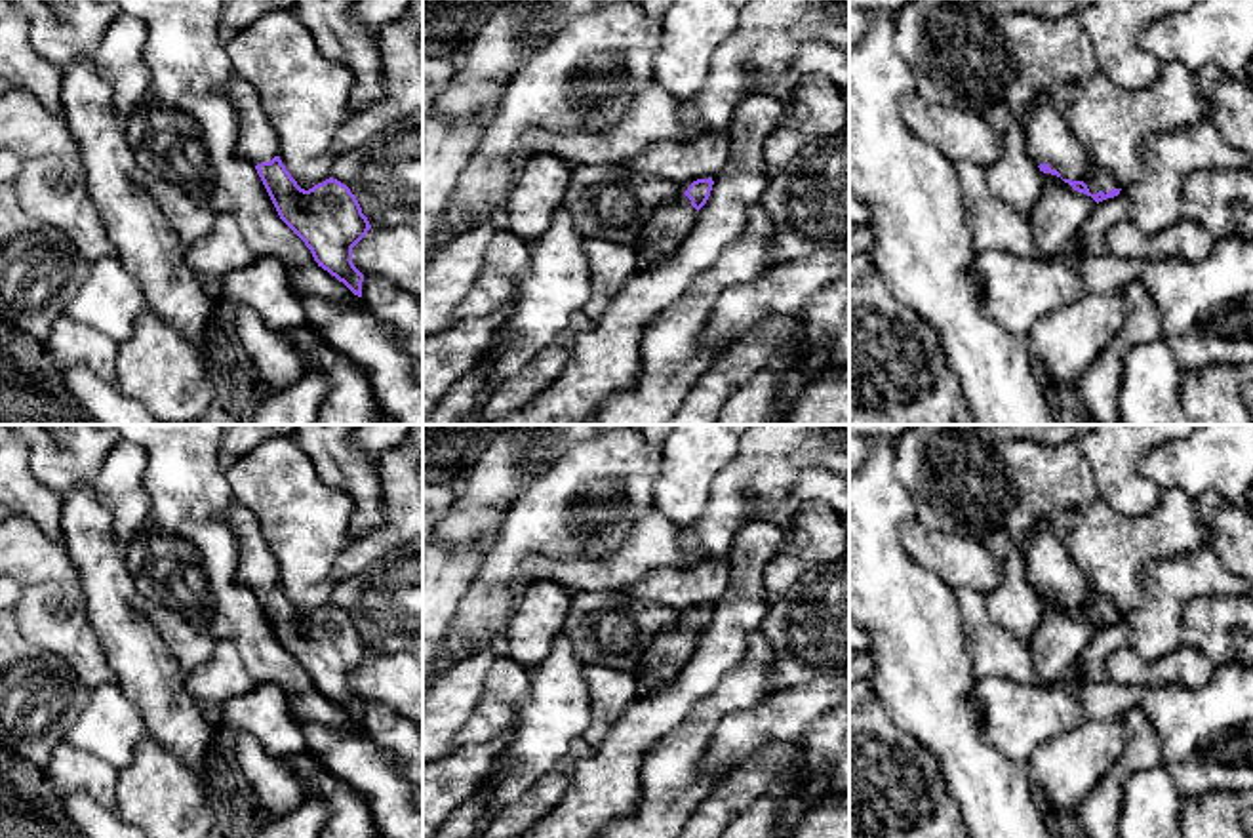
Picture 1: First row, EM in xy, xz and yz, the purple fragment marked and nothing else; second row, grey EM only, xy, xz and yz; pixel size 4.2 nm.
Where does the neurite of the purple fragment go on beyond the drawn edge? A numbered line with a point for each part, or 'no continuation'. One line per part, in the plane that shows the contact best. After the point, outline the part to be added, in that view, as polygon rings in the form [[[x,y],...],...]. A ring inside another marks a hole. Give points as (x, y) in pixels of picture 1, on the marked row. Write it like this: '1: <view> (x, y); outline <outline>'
1: yz (1050, 139); outline [[[1042,95],[1028,120],[1026,154],[1040,166],[1047,164],[1057,170],[1063,179],[1084,181],[1091,194],[1120,189],[1116,179],[1087,160],[1084,147],[1074,137],[1072,130],[1053,107],[1047,95]]]

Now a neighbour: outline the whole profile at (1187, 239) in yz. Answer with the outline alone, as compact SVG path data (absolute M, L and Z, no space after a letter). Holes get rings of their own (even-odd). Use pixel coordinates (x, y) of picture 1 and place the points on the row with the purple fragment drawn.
M1131 219L1120 221L1106 230L1108 253L1120 259L1165 261L1184 257L1186 261L1203 261L1217 238L1205 225L1192 219L1179 219L1171 227L1156 232L1141 232Z

